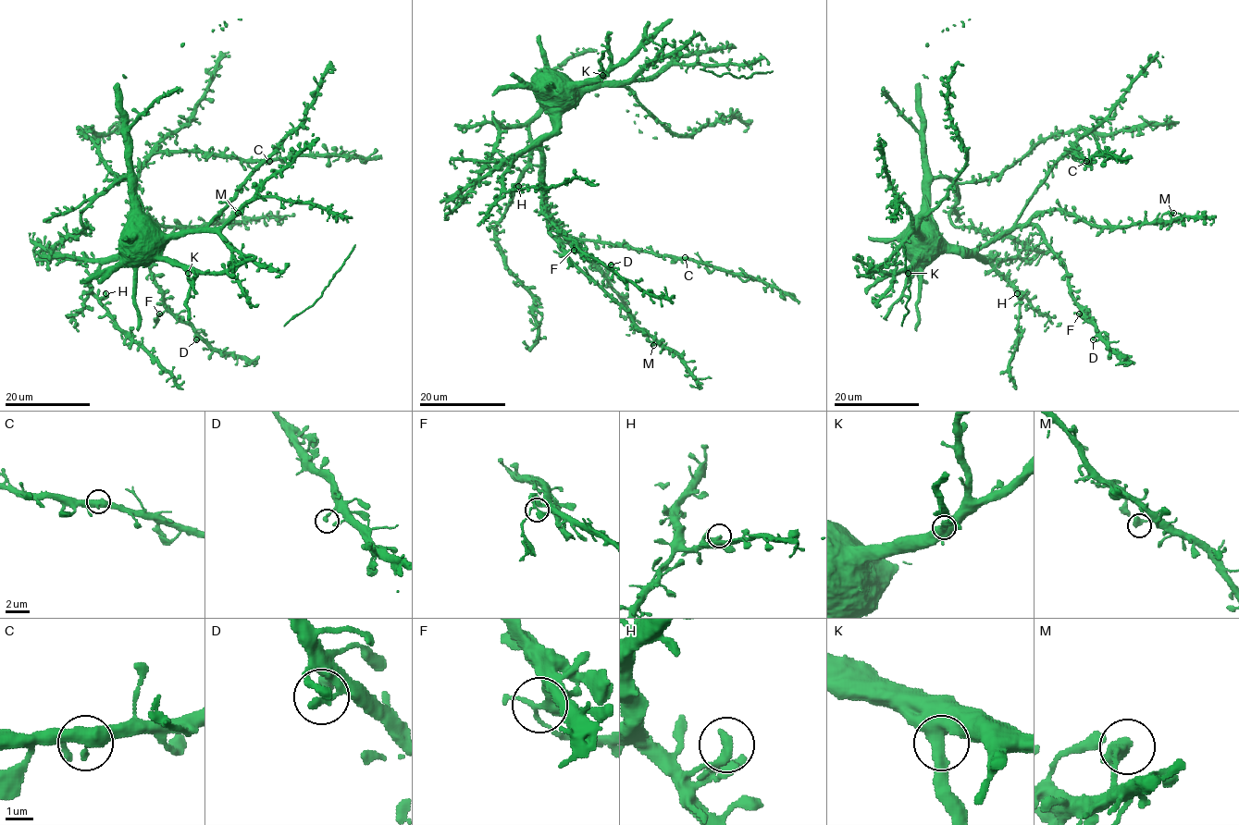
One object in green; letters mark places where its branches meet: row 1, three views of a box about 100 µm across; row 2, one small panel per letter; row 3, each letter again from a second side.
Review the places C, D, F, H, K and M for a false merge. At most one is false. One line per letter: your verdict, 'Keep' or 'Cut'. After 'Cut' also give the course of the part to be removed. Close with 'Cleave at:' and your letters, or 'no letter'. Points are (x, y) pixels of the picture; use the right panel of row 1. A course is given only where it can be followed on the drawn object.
C: Keep
D: Keep
F: Cut. Course of the part to remove: (1080, 313), (1097, 327)
H: Keep
K: Keep
M: Keep
Cleave at: F

